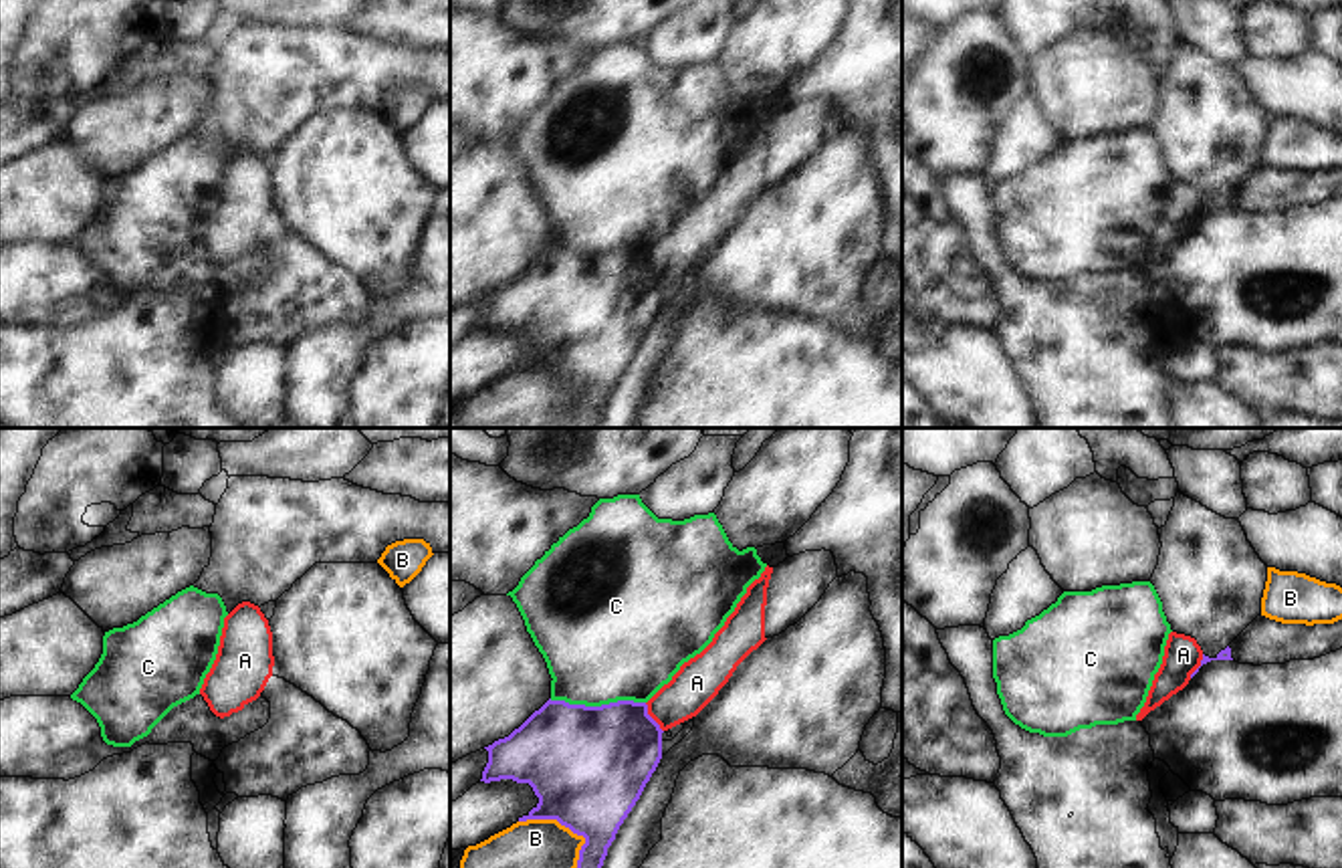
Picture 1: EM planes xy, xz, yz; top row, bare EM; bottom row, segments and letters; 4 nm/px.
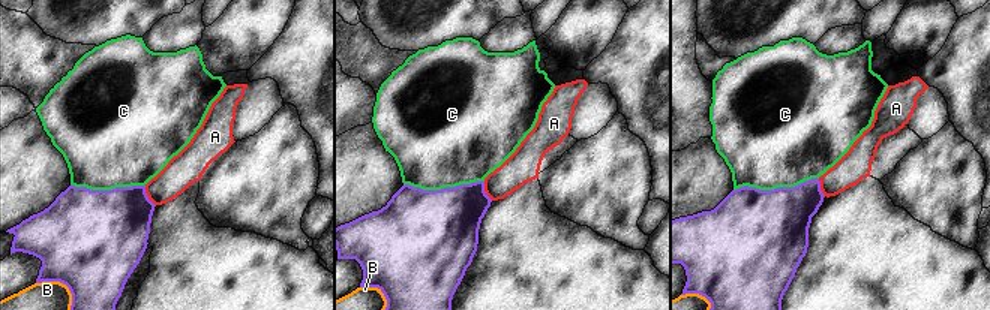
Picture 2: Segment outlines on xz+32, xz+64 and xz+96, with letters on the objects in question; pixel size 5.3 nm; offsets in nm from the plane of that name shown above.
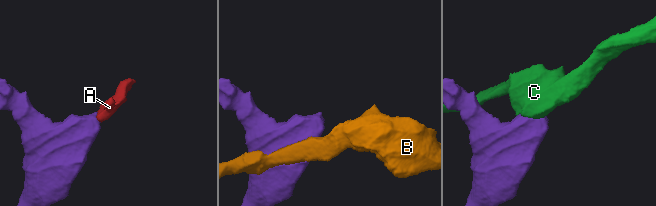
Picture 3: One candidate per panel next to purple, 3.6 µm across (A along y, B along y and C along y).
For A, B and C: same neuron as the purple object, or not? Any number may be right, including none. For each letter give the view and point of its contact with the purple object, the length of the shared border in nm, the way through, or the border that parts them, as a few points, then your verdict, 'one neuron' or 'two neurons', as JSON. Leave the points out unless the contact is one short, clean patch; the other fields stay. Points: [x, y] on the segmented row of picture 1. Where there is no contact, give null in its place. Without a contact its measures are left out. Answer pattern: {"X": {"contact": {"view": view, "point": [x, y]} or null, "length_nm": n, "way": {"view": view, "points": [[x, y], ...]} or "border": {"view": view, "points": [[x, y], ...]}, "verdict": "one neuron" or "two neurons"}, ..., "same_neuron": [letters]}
{"A": {"contact": {"view": "xz", "point": [650, 717]}, "length_nm": 140, "border": {"view": "xz", "points": [[644, 703], [662, 731]]}, "verdict": "two neurons"}, "B": {"contact": {"view": "xz", "point": [566, 826]}, "length_nm": 300, "verdict": "two neurons"}, "C": {"contact": {"view": "xz", "point": [598, 707]}, "length_nm": 380, "verdict": "two neurons"}, "same_neuron": []}

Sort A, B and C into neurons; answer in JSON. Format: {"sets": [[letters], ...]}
{"sets": [["A"], ["B"], ["C"]]}

